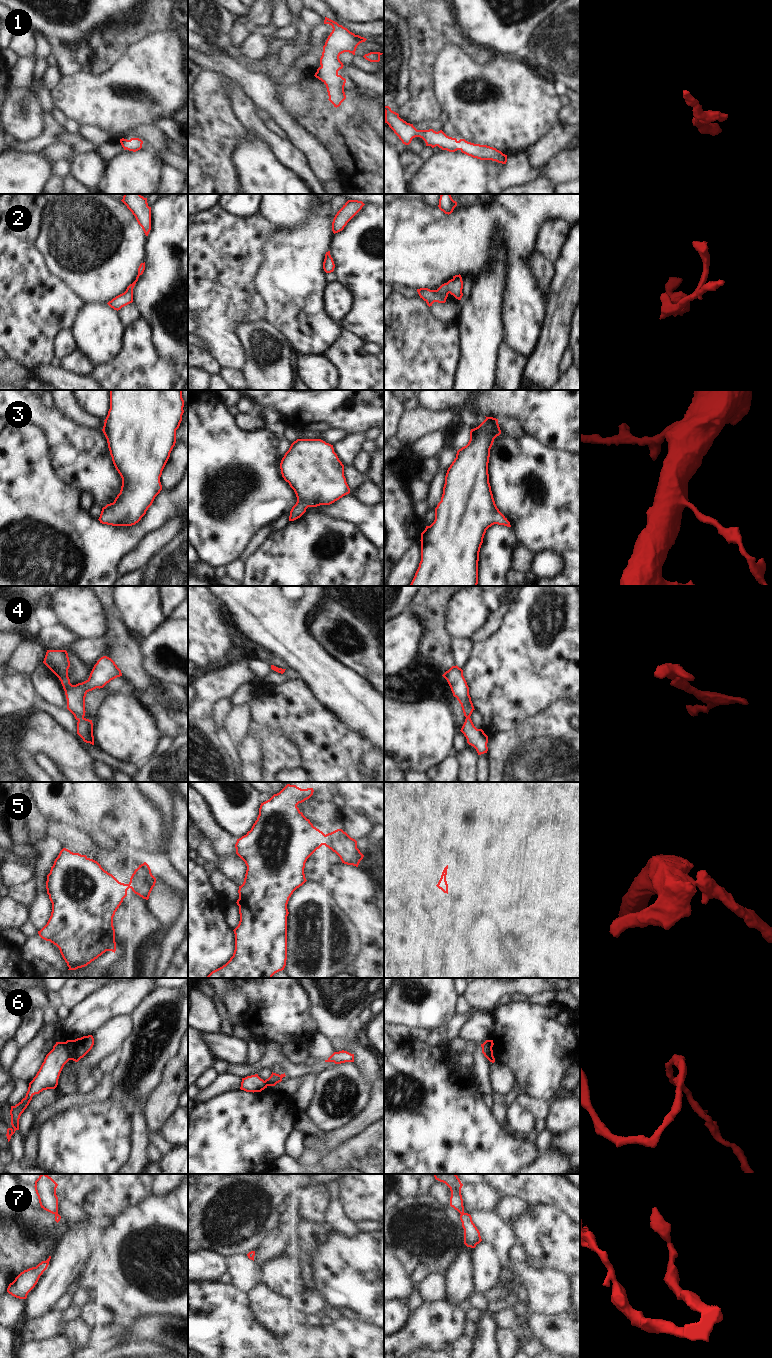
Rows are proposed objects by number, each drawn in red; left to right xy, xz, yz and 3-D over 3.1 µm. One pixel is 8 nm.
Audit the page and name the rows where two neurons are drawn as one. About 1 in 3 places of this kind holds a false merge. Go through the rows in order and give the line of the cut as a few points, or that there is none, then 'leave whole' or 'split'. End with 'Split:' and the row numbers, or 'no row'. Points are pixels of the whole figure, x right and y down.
1: no cut | leave whole
2: no cut | leave whole
3: no cut | leave whole
4: no cut | leave whole
5: xz (325, 835), (323, 844) | split
6: xy (63, 1042), (70, 1059) | split
7: no cut | leave whole
Split: 5, 6

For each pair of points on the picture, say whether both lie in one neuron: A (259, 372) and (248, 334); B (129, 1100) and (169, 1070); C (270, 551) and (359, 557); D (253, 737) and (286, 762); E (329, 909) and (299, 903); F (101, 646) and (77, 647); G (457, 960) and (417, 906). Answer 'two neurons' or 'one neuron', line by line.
A: one neuron
B: two neurons
C: one neuron
D: two neurons
E: one neuron
F: one neuron
G: one neuron

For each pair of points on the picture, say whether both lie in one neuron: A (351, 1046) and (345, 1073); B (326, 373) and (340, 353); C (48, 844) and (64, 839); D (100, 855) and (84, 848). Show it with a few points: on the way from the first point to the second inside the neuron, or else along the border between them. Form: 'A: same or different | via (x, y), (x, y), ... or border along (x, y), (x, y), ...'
A: different | border along (352, 1062), (358, 1072), (367, 1080)
B: different | border along (322, 355), (336, 368), (339, 379)
C: different | border along (47, 835), (54, 838), (64, 847)
D: different | border along (97, 840), (94, 844), (95, 851), (87, 856)

